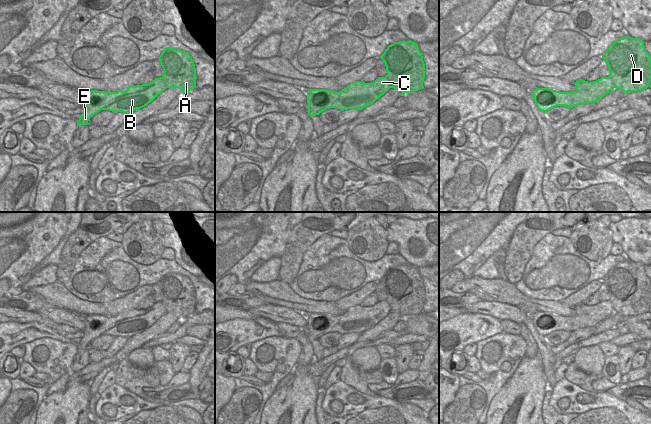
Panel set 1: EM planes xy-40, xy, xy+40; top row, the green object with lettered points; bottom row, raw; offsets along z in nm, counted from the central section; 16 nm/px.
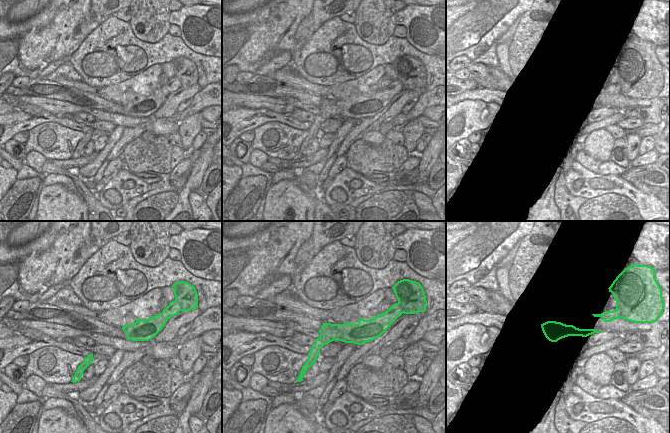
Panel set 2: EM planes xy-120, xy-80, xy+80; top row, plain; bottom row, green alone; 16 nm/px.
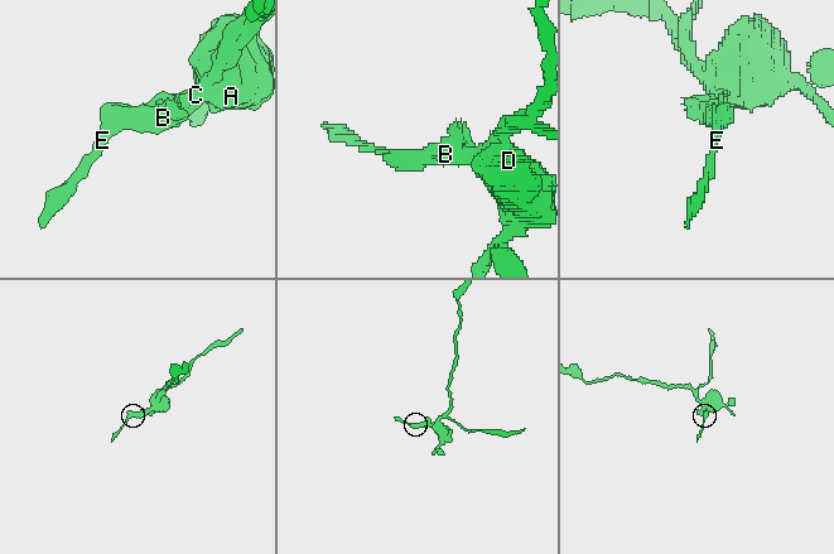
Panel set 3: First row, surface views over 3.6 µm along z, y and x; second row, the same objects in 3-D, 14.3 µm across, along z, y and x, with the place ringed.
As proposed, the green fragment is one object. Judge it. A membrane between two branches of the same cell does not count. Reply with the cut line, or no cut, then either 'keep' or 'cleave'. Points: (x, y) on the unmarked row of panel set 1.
cut in xy along (385, 300), (391, 311); cleave

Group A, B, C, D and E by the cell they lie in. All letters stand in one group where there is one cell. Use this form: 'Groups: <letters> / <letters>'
Groups: A D / B C E

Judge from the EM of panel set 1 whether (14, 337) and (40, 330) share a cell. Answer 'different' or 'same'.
same

